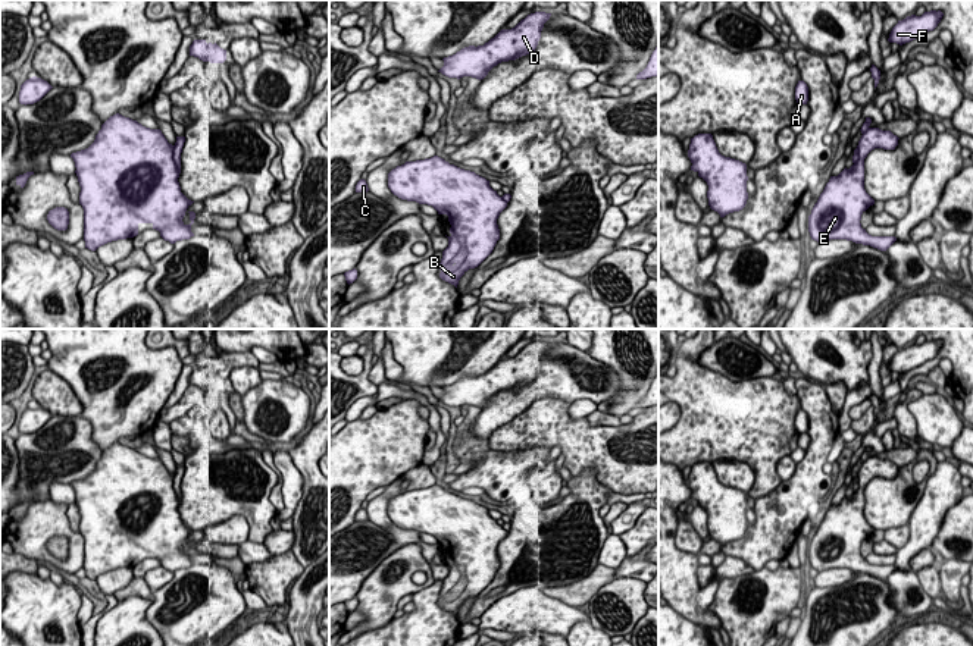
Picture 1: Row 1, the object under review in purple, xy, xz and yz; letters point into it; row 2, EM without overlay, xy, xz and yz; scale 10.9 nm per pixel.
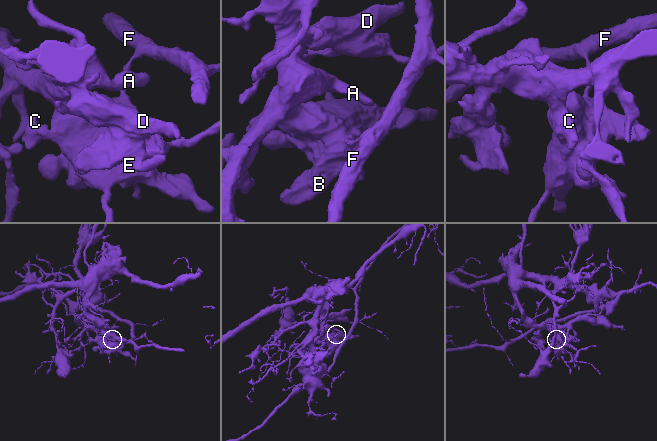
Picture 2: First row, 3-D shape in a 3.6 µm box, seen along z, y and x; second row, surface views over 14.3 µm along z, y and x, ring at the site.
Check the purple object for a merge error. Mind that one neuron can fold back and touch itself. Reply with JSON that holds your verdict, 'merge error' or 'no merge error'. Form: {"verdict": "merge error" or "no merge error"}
{"verdict": "merge error"}

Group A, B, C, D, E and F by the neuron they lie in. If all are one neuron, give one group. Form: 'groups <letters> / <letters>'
groups A B C D E / F

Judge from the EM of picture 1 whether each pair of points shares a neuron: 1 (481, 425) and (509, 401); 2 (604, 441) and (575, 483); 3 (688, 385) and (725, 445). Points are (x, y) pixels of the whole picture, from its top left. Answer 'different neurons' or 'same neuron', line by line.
1: same neuron
2: different neurons
3: same neuron

